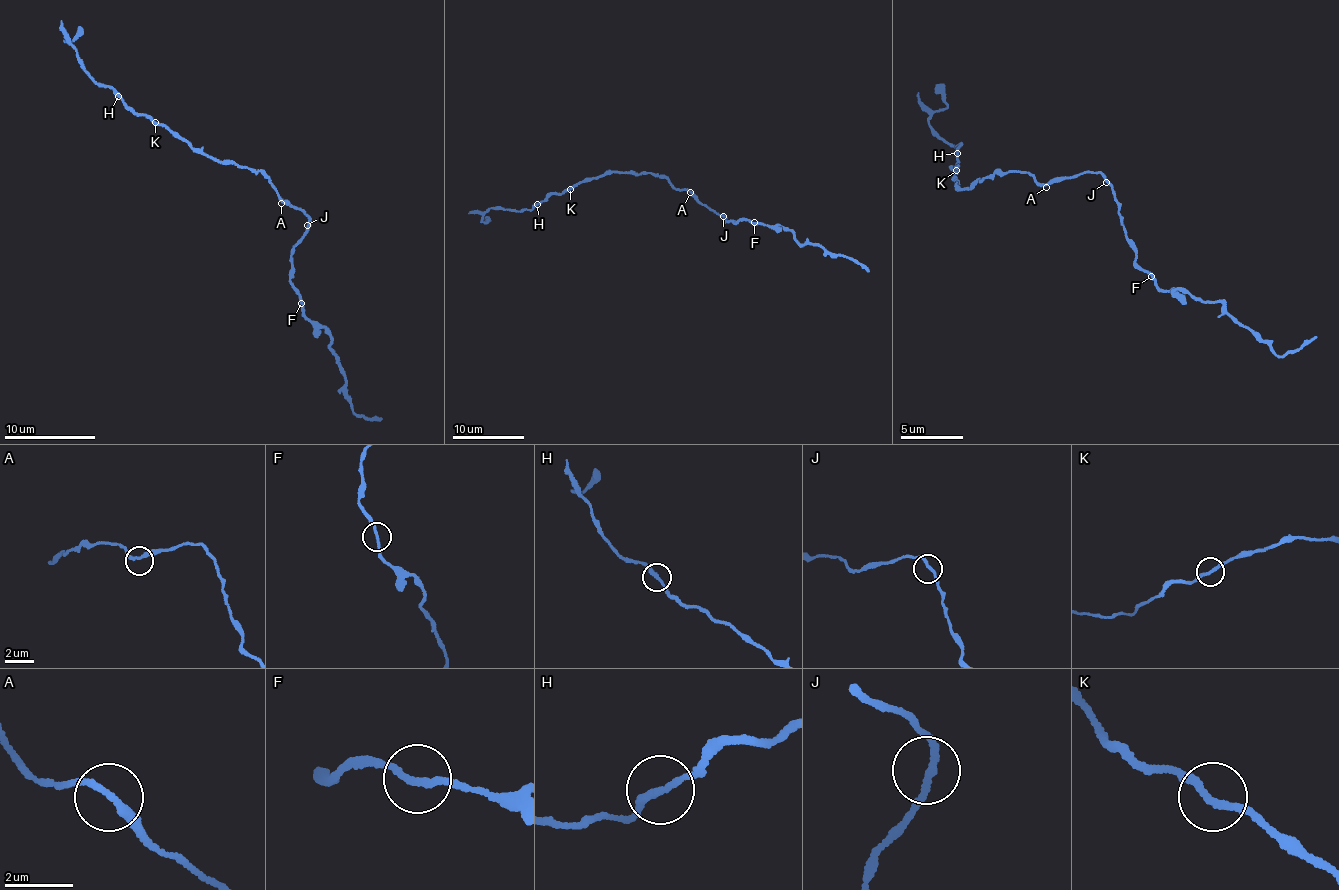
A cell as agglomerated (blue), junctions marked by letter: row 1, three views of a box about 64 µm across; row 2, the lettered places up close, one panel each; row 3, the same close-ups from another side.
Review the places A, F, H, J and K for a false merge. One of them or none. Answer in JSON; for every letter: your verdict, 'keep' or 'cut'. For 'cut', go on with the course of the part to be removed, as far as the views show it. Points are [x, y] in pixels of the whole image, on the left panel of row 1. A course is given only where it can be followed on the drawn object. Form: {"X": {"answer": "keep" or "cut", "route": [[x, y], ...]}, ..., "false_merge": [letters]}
{"A": {"answer": "keep"}, "F": {"answer": "keep"}, "H": {"answer": "keep"}, "J": {"answer": "keep"}, "K": {"answer": "keep"}, "false_merge": []}

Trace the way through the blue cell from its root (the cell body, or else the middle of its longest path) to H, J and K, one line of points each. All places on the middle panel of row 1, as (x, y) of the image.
H: (689, 191), (680, 191), (667, 178), (651, 174), (608, 170), (538, 203)
J: (689, 191), (723, 216)
K: (689, 191), (680, 191), (663, 177), (616, 170), (583, 179), (570, 189)

